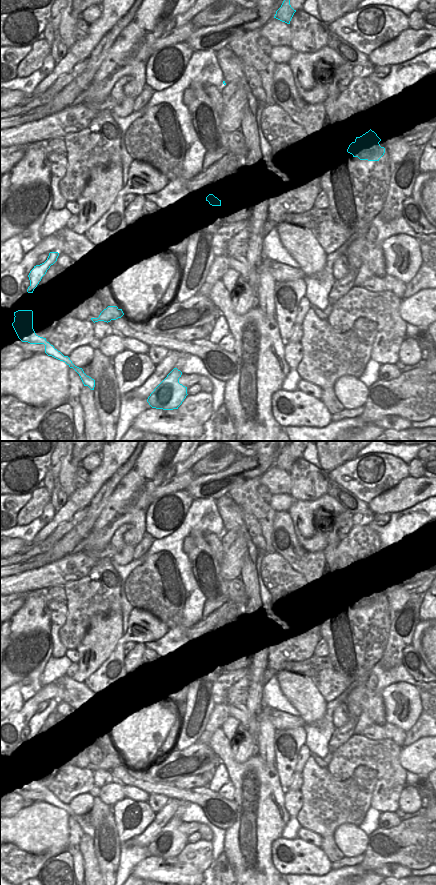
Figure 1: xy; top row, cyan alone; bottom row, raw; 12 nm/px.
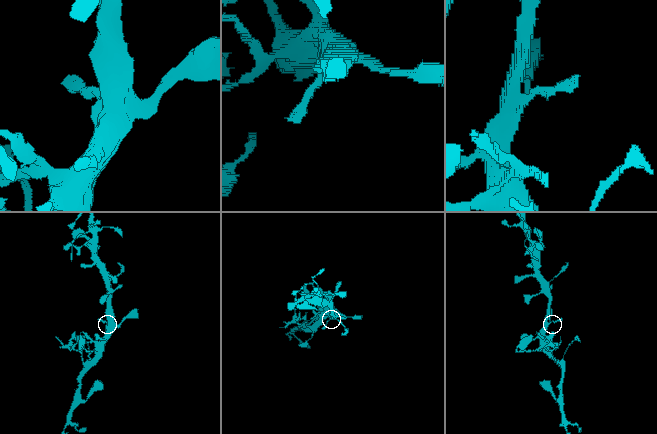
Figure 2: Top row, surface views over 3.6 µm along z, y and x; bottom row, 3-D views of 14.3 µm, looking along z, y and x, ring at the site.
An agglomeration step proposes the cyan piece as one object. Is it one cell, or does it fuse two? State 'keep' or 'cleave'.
cleave

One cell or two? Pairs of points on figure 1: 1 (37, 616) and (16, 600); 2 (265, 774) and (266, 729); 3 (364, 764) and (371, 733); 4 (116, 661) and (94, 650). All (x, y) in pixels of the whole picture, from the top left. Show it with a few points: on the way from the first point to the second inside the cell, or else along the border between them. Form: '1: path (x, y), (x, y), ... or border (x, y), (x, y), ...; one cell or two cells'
1: border (44, 595), (27, 596), (25, 602), (10, 617); two cells
2: border (258, 754), (267, 765), (275, 764); two cells
3: border (360, 734), (370, 739), (386, 738); two cells
4: border (121, 637), (112, 653), (92, 673); two cells

